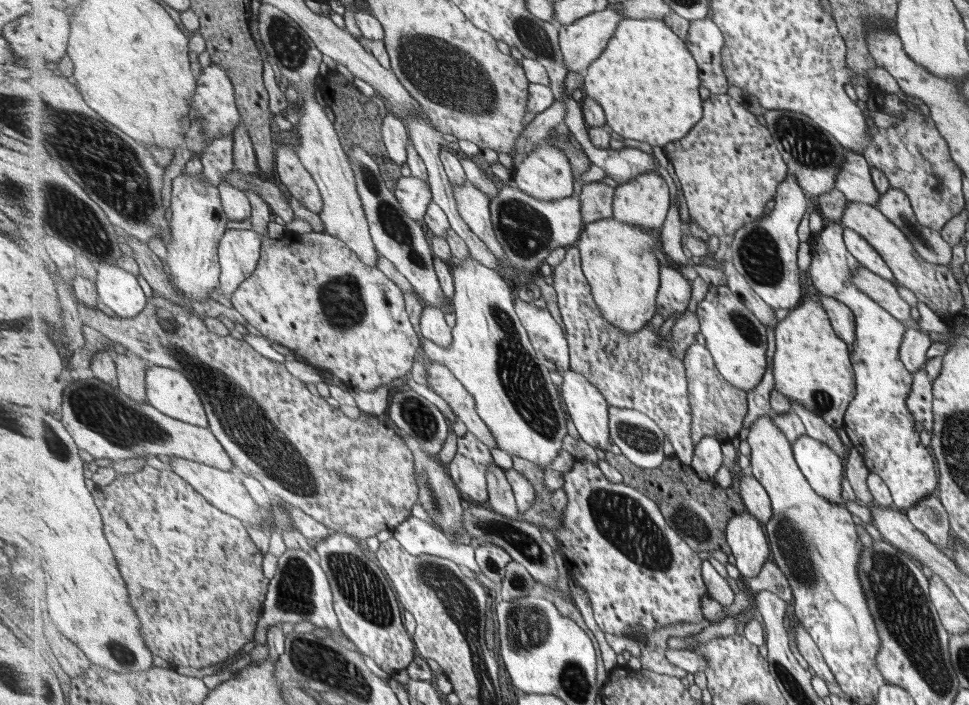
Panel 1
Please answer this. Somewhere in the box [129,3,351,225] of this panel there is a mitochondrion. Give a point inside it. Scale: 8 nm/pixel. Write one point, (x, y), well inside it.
(291, 48)

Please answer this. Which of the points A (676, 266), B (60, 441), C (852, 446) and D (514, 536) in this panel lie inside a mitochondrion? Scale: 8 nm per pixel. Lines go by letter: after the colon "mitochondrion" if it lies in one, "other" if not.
A: other
B: mitochondrion
C: other
D: mitochondrion

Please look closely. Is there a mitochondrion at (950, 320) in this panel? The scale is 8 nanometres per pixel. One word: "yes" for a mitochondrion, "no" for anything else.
no

